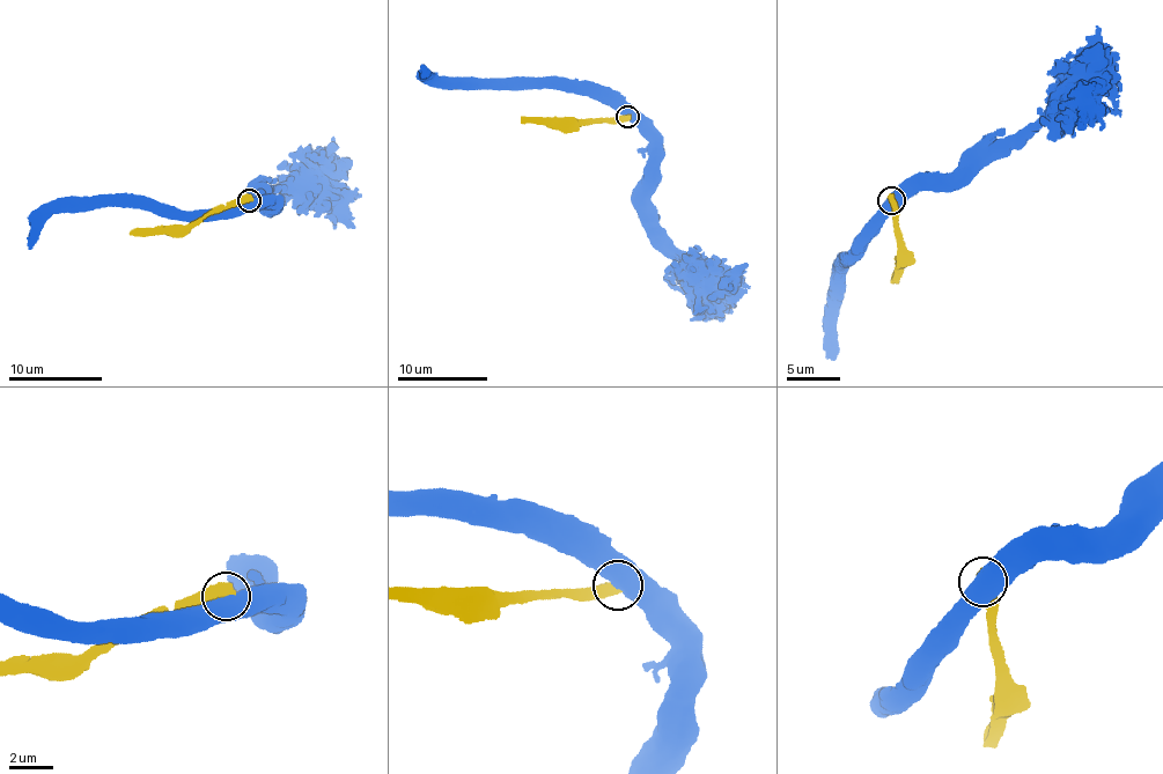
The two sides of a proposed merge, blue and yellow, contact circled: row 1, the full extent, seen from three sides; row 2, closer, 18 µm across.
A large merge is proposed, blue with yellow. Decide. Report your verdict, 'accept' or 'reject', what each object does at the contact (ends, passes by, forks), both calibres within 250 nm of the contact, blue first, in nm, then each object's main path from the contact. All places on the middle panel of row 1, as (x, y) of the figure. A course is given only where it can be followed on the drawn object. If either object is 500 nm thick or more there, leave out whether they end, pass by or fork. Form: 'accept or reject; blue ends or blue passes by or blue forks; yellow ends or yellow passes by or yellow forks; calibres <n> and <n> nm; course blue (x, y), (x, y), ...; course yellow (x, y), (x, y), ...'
reject; calibres 750 and 650 nm; course blue (627, 117), (576, 88), (446, 80), (424, 71); course yellow (626, 117), (574, 124), (521, 122)

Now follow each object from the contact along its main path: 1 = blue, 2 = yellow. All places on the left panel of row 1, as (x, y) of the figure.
1: (248, 203), (196, 212), (95, 205), (60, 207), (42, 223), (29, 249)
2: (248, 200), (210, 209), (188, 225), (134, 229), (130, 235)

